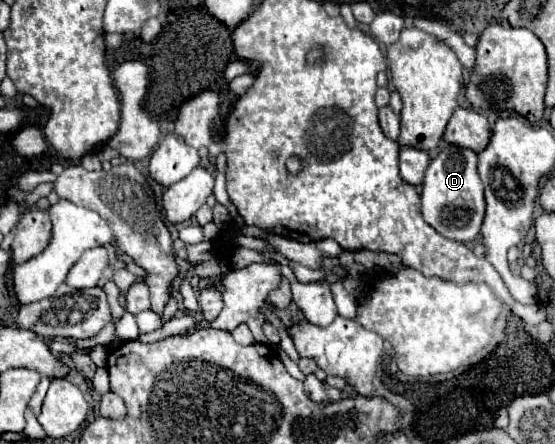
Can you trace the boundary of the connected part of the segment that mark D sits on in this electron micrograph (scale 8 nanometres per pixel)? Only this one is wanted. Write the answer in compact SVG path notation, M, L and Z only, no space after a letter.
M460 146L442 148L426 168L422 182L422 216L442 236L456 242L474 242L484 220L484 186L476 172L476 152Z

